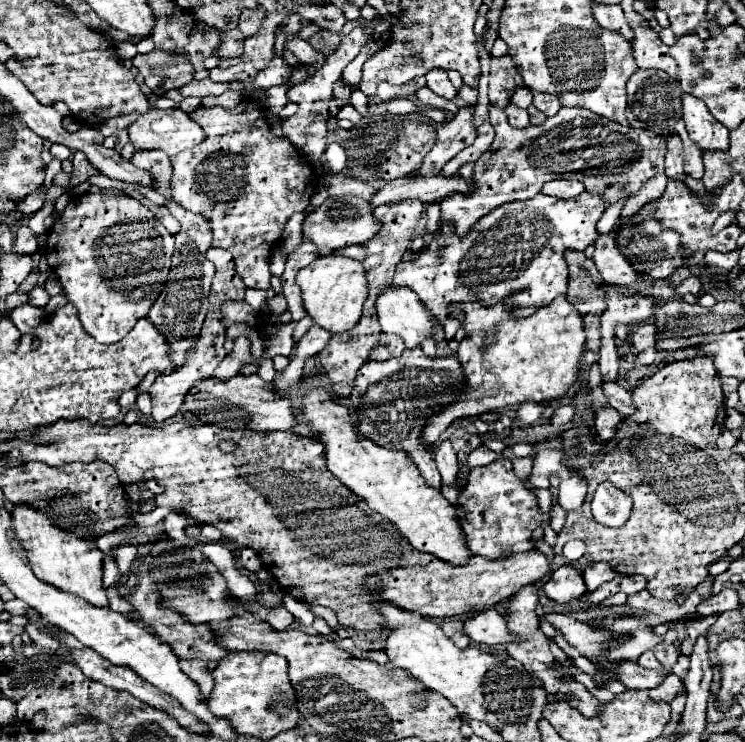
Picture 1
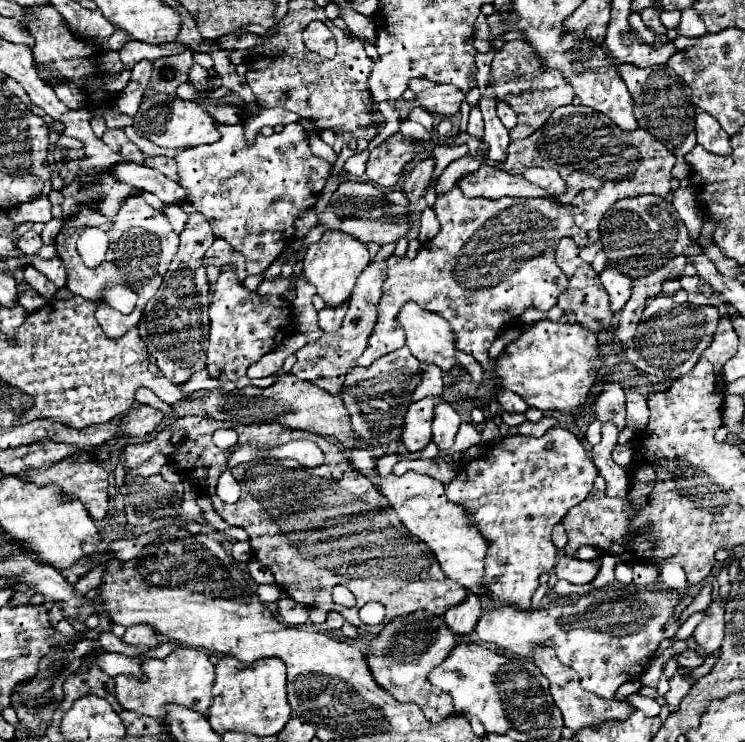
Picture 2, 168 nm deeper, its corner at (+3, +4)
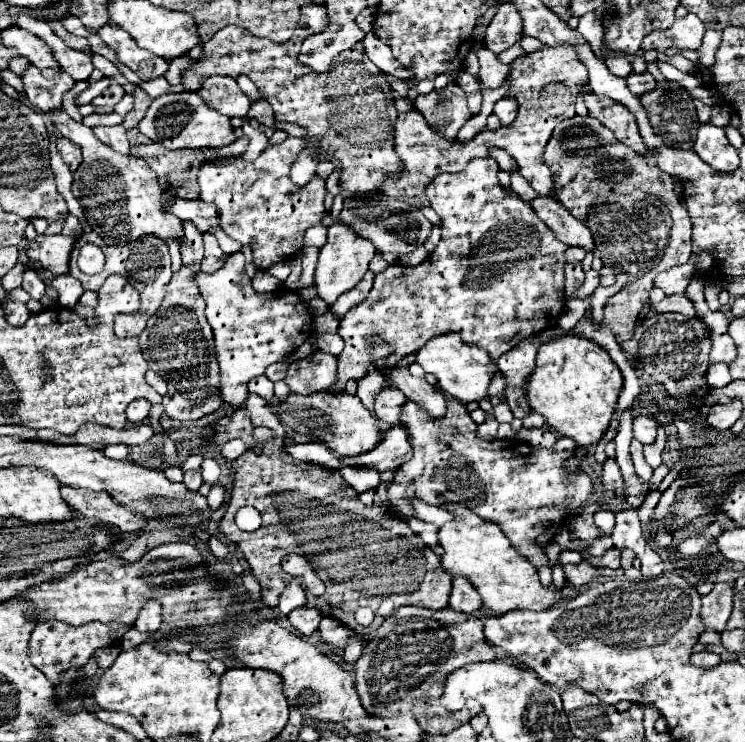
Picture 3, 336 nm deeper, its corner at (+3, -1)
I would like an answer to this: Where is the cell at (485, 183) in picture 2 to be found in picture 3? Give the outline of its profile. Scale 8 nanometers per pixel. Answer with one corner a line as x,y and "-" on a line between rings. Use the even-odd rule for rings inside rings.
537,197
531,201
537,217
543,219
555,233
555,237
565,245
583,247
585,251
595,251
595,243
587,225
575,219
559,201
551,201
551,197

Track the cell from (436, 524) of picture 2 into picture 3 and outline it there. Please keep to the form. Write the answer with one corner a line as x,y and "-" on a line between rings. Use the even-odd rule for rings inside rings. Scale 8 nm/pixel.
445,505
445,509
453,511
455,519
445,523
437,533
441,547
445,549
441,565
449,575
463,573
475,585
487,609
491,609
495,615
503,615
515,609
541,611
563,599
561,589
555,585
545,587
539,581
537,569
511,545
499,525
477,517
471,513
471,509
465,509
465,505

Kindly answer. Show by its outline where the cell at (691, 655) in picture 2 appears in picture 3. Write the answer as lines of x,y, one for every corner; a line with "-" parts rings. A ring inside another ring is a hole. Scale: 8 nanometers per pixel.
701,651
701,653
694,653
691,661
697,667
711,668
715,667
717,663
721,663
721,657
717,653
711,653
711,651

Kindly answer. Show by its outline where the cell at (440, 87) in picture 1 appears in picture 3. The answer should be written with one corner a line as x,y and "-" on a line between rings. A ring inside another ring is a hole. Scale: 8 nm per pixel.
451,83
441,91
419,95
415,99
415,109
425,117
429,127
447,141
455,141
459,129
471,119
465,93
457,83

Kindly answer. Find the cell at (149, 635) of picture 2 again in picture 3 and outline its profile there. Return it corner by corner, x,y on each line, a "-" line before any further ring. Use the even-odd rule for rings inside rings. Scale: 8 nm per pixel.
147,601
143,609
139,611
139,617
135,621
137,631
159,631
161,627
161,603
159,601

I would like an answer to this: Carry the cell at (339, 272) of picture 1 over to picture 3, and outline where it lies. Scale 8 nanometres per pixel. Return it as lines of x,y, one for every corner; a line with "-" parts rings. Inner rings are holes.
345,223
331,225
327,243
319,251
319,261
317,261
317,271
315,271
315,285
317,285
319,297
327,305
333,305
339,295
343,295
347,289
355,287
363,279
375,253
377,253
375,245
371,241
363,239
361,235
357,235
353,227
349,227

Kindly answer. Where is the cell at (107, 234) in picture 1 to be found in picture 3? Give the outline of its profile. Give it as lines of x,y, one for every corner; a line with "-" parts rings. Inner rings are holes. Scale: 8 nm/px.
83,233
77,243
75,243
75,249
71,253
71,275
75,279
79,279
83,283
85,289
89,291
97,291
105,279
111,275
111,273
123,273
127,279
131,279
133,287
143,293
143,301
145,303
151,303
151,309
143,307
141,311
145,313
145,319
151,317
155,313
155,309
159,307
159,303
163,301
163,295
165,295
165,285
171,281
171,257
169,257
169,247
159,241
157,237
143,237
143,239
137,239
137,241
131,241
127,245
119,245
119,247
109,247
109,245
103,245
101,239
95,235
95,233
-
85,243
97,243
103,251
105,251
105,257
107,257
107,263
105,263
105,271
103,273
97,273
97,275
85,275
77,269
77,255
79,255
79,245
85,245

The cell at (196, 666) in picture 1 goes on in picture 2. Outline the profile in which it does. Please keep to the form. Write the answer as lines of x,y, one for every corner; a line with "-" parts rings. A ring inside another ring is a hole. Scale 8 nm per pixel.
177,648
163,660
145,656
143,672
147,676
147,682
135,680
133,676
115,676
115,694
123,708
133,710
137,714
153,716
163,726
167,726
163,716
165,716
165,704
169,704
169,702
183,704
183,706
207,716
207,710
213,700
211,690
213,690
213,680
215,680
215,666
209,662
209,656
205,650

